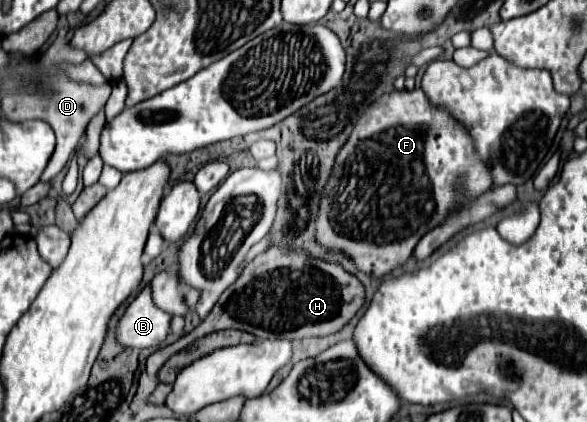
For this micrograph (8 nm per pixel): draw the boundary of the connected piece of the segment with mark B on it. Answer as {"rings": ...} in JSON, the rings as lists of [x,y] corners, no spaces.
{"rings":[[[147,285],[121,317],[117,339],[125,347],[157,347],[167,339],[169,327],[171,315],[153,305],[151,287]]]}

